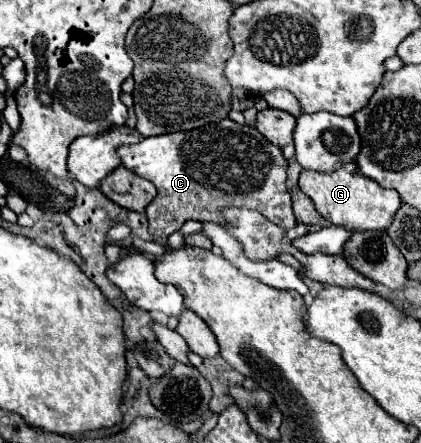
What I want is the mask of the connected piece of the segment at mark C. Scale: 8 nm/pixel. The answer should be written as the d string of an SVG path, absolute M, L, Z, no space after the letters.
M226 118L192 132L142 138L138 144L120 146L118 154L128 170L144 176L158 190L156 198L146 206L152 236L170 236L180 230L186 220L214 222L226 228L228 222L222 216L222 208L228 206L258 210L270 222L286 230L296 226L290 194L286 190L288 160L282 148L268 142L254 126L236 124Z

